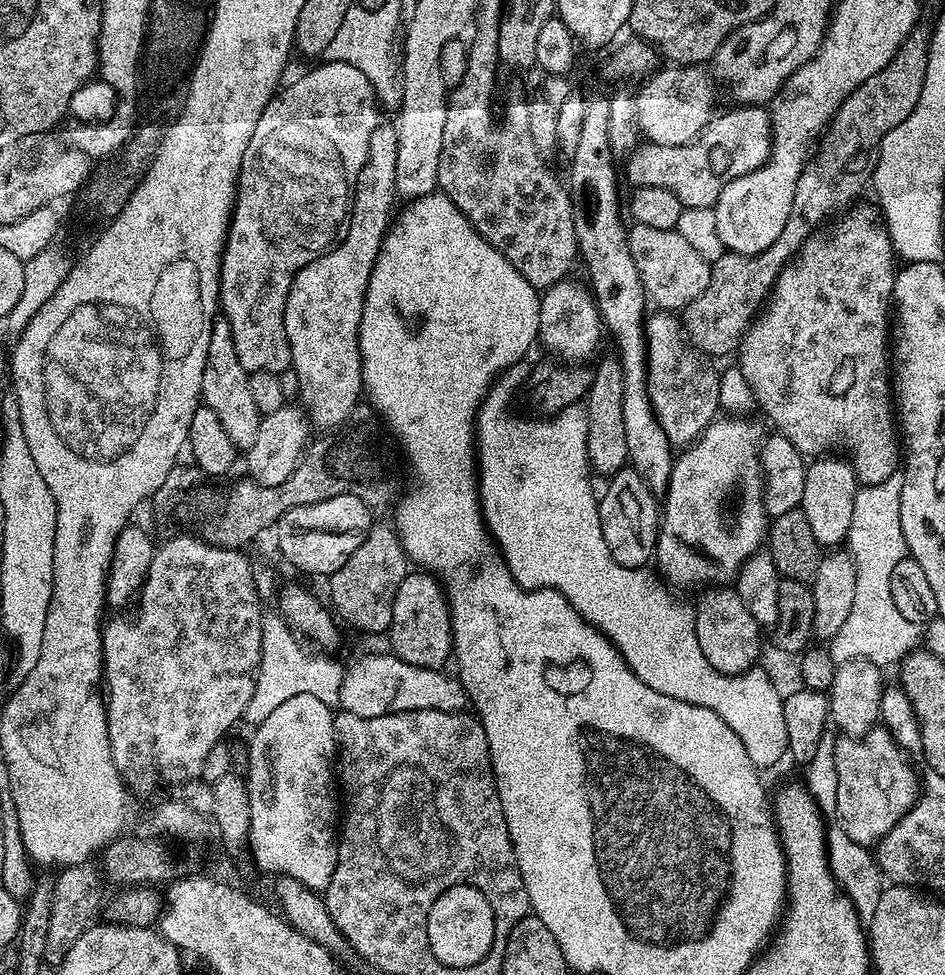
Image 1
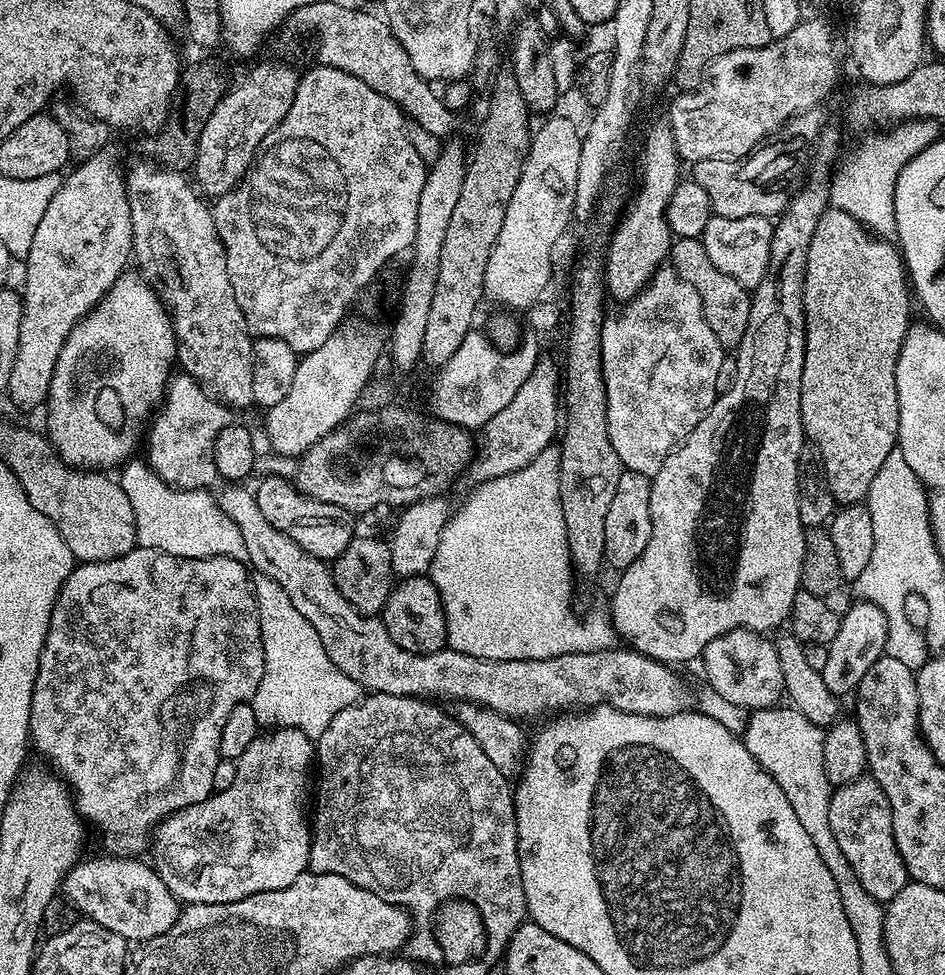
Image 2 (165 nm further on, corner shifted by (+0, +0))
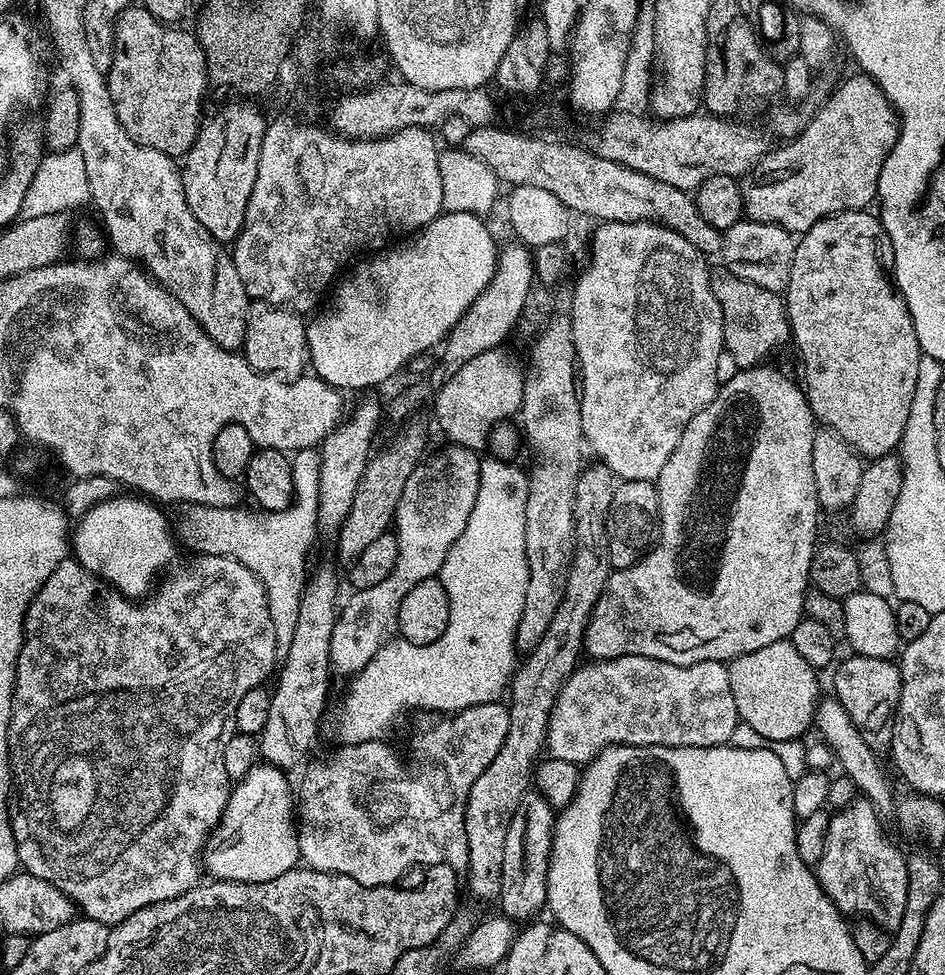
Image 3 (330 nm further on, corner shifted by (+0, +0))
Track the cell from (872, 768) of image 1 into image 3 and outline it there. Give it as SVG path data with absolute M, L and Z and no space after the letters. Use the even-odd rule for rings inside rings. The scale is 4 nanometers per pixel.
M855 798L834 816L824 836L824 853L814 864L816 881L841 914L856 911L864 895L869 914L882 927L894 930L902 922L902 910L906 910L908 861L905 853L892 845L891 838L884 833L885 821L869 800Z

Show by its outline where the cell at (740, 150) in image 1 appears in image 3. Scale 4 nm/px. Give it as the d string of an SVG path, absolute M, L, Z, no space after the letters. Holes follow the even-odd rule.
M855 74L849 80L844 80L832 92L832 97L817 110L812 116L812 121L805 123L799 129L797 135L791 137L781 148L773 147L765 153L760 160L758 167L751 173L750 179L743 185L744 190L744 216L750 220L757 220L763 224L777 224L782 226L787 232L793 234L803 234L806 230L810 230L810 226L814 226L814 222L818 222L827 216L833 216L839 212L859 212L869 207L868 203L877 199L876 191L878 190L878 178L882 174L882 166L886 162L886 158L890 154L890 150L896 144L896 139L900 133L900 118L896 115L895 108L892 103L884 97L884 92L876 85L873 80L863 74Z

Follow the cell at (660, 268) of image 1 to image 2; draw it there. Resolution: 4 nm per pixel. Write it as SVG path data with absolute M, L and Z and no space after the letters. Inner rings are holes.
M677 239L673 243L670 253L670 264L683 280L690 282L694 286L694 290L698 290L698 294L702 298L704 317L710 322L710 330L714 330L718 342L726 350L739 348L750 322L752 297L749 289L734 282L734 278L722 274L722 270L718 270L718 266L714 266L714 262L710 262L710 254L706 254L700 240Z

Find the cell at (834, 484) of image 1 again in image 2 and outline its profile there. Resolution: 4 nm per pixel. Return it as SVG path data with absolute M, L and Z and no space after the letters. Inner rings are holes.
M828 207L818 218L818 227L814 229L814 238L810 238L810 250L806 258L806 278L804 279L804 369L800 383L800 405L802 406L802 422L804 435L809 441L816 443L820 451L819 463L824 470L828 489L836 499L837 505L859 504L865 499L870 490L870 482L874 482L874 474L882 470L882 462L892 452L897 451L898 445L898 386L896 385L896 363L900 357L902 344L908 336L908 330L914 323L912 317L914 296L910 291L910 281L904 266L904 257L895 243L873 234L860 221L855 220L848 212L834 207Z

